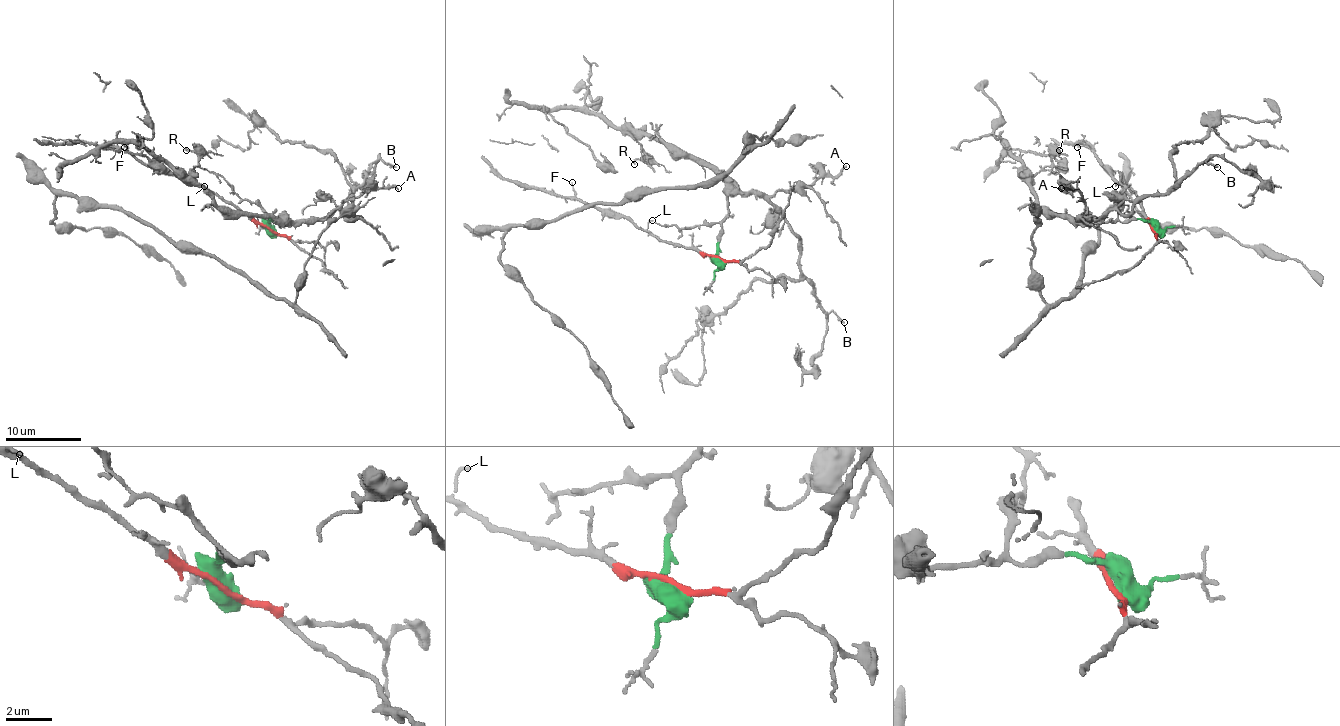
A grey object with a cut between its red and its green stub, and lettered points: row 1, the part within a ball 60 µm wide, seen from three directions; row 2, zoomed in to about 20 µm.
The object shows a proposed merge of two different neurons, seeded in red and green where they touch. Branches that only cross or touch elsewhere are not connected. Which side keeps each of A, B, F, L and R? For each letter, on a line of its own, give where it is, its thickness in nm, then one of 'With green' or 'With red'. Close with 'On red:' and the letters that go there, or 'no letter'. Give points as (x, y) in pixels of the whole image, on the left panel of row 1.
A: Place: (398, 188). Thickness 180 nm. With green
B: Place: (396, 167). Thickness 190 nm. With green
F: Place: (124, 147). Thickness 90 nm. With red
L: Place: (204, 186). Thickness 100 nm. With red
R: Place: (186, 150). Thickness 120 nm. With green
On red: F, L

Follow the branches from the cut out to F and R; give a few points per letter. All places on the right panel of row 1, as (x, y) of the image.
F: (1153, 229), (1138, 197), (1111, 174), (1092, 151), (1082, 145), (1077, 147)
R: (1155, 229), (1141, 219), (1082, 223), (1038, 204), (1031, 185), (1050, 164), (1054, 151), (1059, 151)

